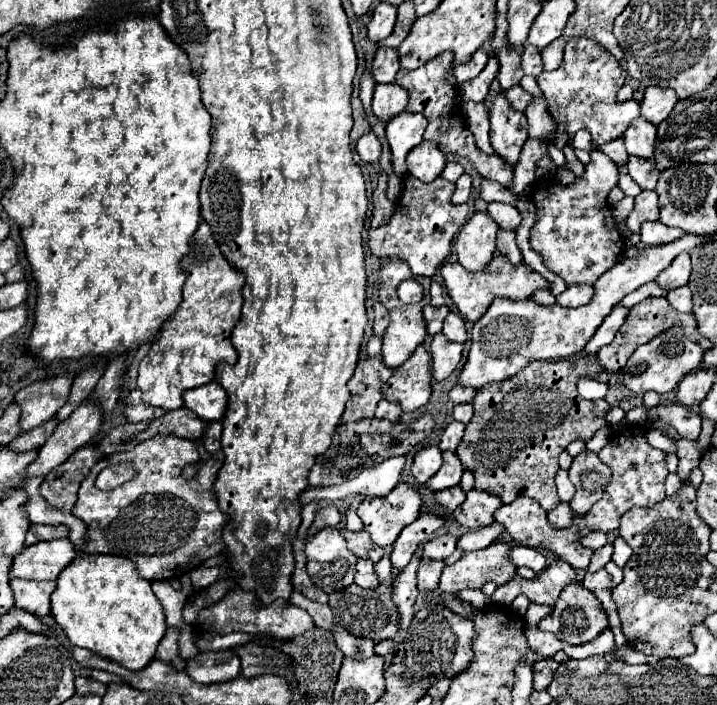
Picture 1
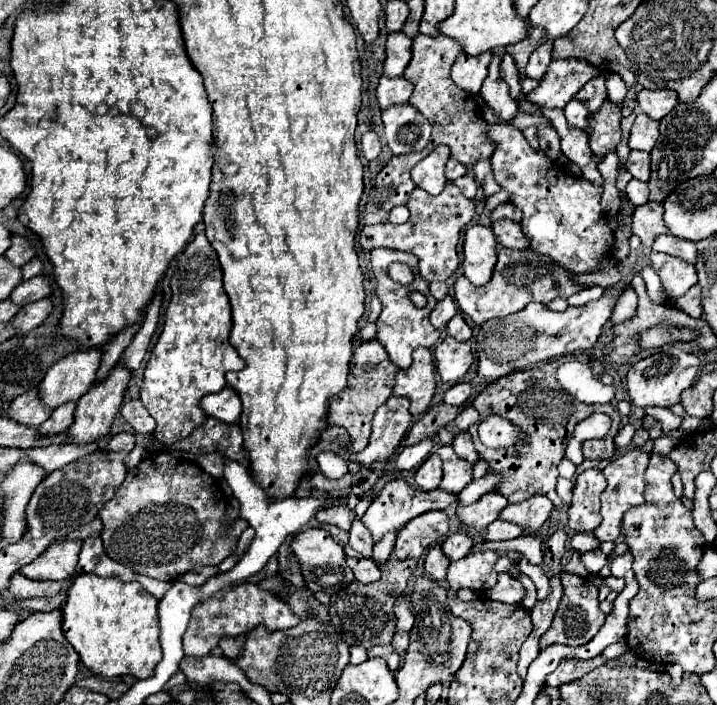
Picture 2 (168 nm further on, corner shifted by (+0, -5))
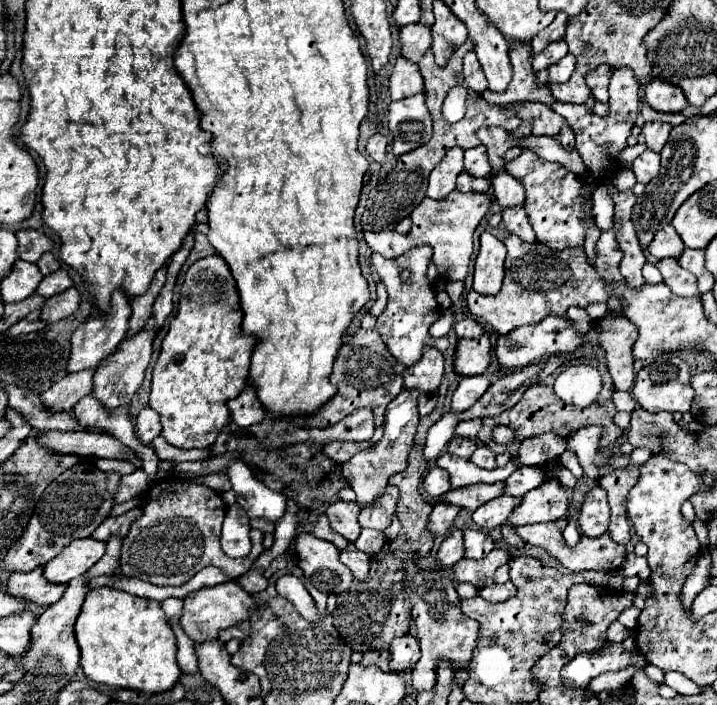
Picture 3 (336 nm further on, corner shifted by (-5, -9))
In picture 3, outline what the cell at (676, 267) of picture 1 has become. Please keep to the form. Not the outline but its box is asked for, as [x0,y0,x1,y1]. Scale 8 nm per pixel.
[656,257,700,297]

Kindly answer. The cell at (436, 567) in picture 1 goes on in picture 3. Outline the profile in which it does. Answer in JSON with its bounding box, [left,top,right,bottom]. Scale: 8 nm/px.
[438,531,464,567]

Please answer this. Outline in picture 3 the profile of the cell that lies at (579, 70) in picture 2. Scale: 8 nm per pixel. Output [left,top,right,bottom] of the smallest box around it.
[548,53,576,85]

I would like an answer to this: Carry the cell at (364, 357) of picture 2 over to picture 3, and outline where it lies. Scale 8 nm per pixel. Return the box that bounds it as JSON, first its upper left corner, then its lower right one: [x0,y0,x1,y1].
[298,331,404,463]

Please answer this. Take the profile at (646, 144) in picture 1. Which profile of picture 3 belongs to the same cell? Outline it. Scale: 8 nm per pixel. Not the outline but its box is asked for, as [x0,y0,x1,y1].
[642,121,672,153]

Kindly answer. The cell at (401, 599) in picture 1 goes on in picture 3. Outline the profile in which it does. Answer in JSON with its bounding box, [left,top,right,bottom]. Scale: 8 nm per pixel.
[390,633,420,671]

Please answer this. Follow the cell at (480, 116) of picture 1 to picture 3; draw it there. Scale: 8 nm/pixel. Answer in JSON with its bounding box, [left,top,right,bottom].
[506,149,590,251]

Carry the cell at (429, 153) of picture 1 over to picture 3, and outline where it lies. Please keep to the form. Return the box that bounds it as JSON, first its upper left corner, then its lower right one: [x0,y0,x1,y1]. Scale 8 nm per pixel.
[426,147,464,199]

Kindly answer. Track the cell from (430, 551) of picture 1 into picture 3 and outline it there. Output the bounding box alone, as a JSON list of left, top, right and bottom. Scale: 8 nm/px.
[464,529,494,559]

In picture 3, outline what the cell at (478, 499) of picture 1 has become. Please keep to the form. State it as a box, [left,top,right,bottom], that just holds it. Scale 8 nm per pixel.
[472,495,520,531]

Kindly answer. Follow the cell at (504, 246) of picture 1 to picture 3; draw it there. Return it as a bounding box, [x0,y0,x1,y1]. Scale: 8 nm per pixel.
[502,209,536,243]

